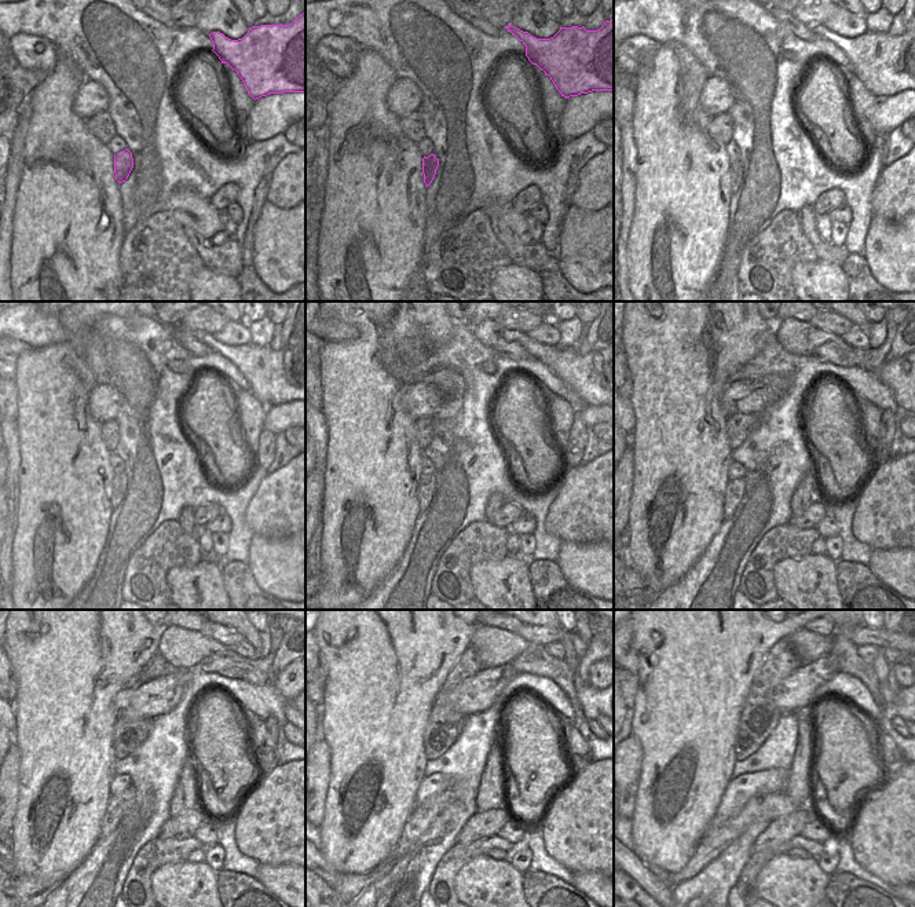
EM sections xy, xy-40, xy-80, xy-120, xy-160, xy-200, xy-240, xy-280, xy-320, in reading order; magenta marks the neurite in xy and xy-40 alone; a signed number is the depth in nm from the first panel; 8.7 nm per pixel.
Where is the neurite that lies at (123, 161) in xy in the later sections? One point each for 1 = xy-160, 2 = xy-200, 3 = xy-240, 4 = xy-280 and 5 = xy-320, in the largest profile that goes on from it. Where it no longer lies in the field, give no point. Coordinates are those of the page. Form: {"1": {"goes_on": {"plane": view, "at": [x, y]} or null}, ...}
{"1": {"goes_on": {"plane": "xy-160", "at": [427, 482]}}, "2": {"goes_on": {"plane": "xy-200", "at": [735, 487]}}, "3": {"goes_on": {"plane": "xy-240", "at": [117, 805]}}, "4": {"goes_on": {"plane": "xy-280", "at": [432, 805]}}, "5": {"goes_on": {"plane": "xy-320", "at": [753, 808]}}}

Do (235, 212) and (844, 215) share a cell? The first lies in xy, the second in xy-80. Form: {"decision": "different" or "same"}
{"decision": "same"}

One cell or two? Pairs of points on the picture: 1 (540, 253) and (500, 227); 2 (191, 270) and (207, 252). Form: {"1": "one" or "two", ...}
{"1": "one", "2": "two"}

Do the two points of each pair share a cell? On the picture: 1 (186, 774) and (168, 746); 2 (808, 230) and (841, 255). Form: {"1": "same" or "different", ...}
{"1": "different", "2": "same"}

